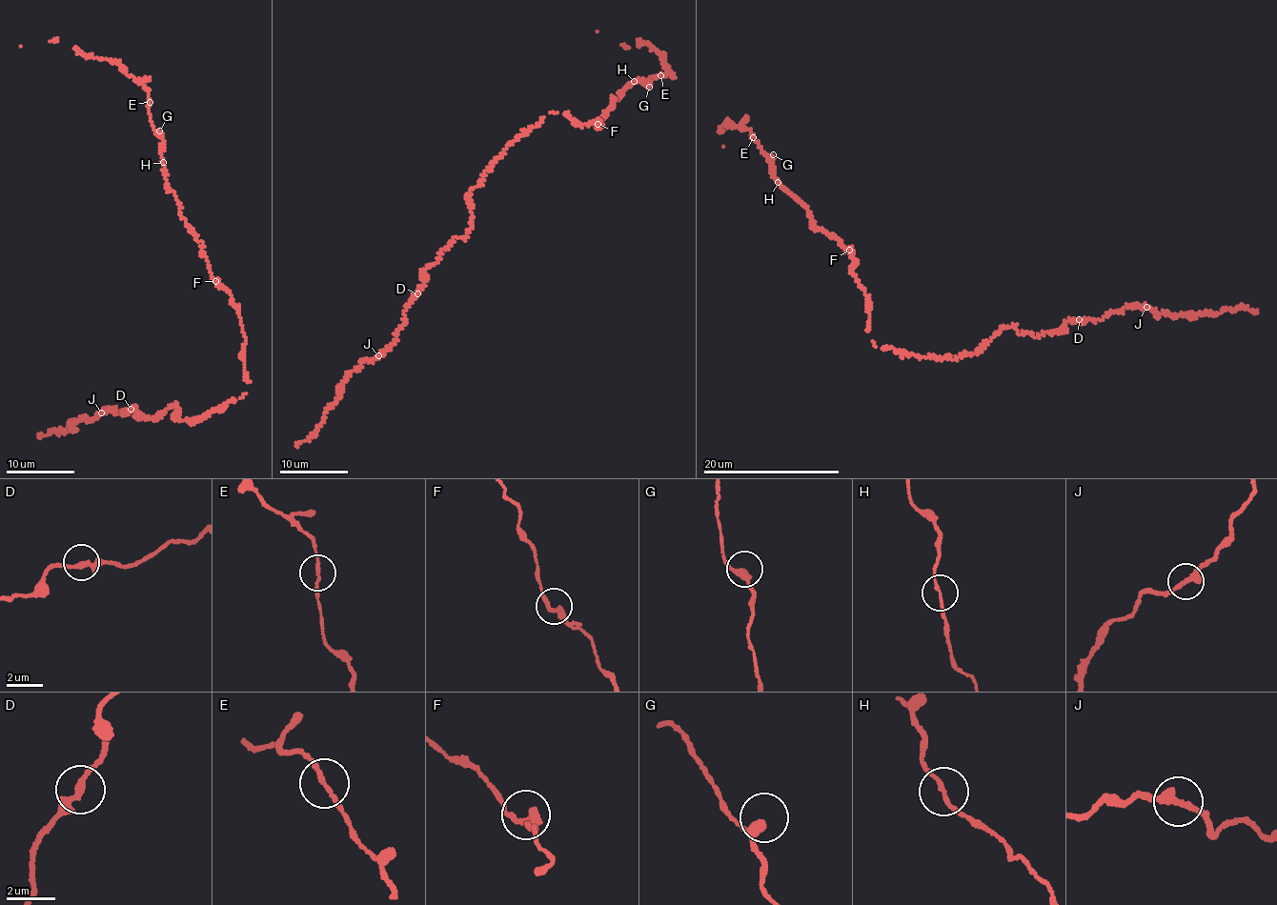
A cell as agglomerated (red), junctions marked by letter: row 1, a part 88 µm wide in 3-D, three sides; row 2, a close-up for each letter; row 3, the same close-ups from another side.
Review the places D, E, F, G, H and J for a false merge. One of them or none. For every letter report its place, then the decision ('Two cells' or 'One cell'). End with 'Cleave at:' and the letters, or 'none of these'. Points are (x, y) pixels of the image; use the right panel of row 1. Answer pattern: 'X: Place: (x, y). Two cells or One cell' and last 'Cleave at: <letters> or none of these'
D: Place: (1079, 319). One cell
E: Place: (753, 137). One cell
F: Place: (849, 250). One cell
G: Place: (773, 154). One cell
H: Place: (778, 182). One cell
J: Place: (1146, 307). Two cells
Cleave at: J

